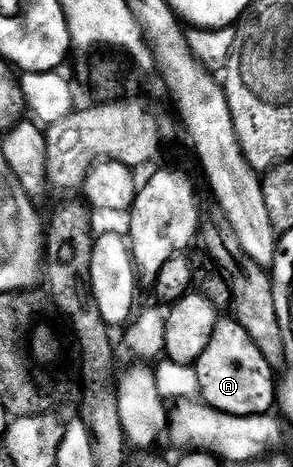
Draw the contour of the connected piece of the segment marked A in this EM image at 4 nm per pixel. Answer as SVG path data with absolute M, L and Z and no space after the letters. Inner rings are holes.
M235 318L217 319L206 350L194 365L198 378L198 396L214 410L231 416L267 416L276 404L277 381L274 370L254 346L254 338L242 330Z

